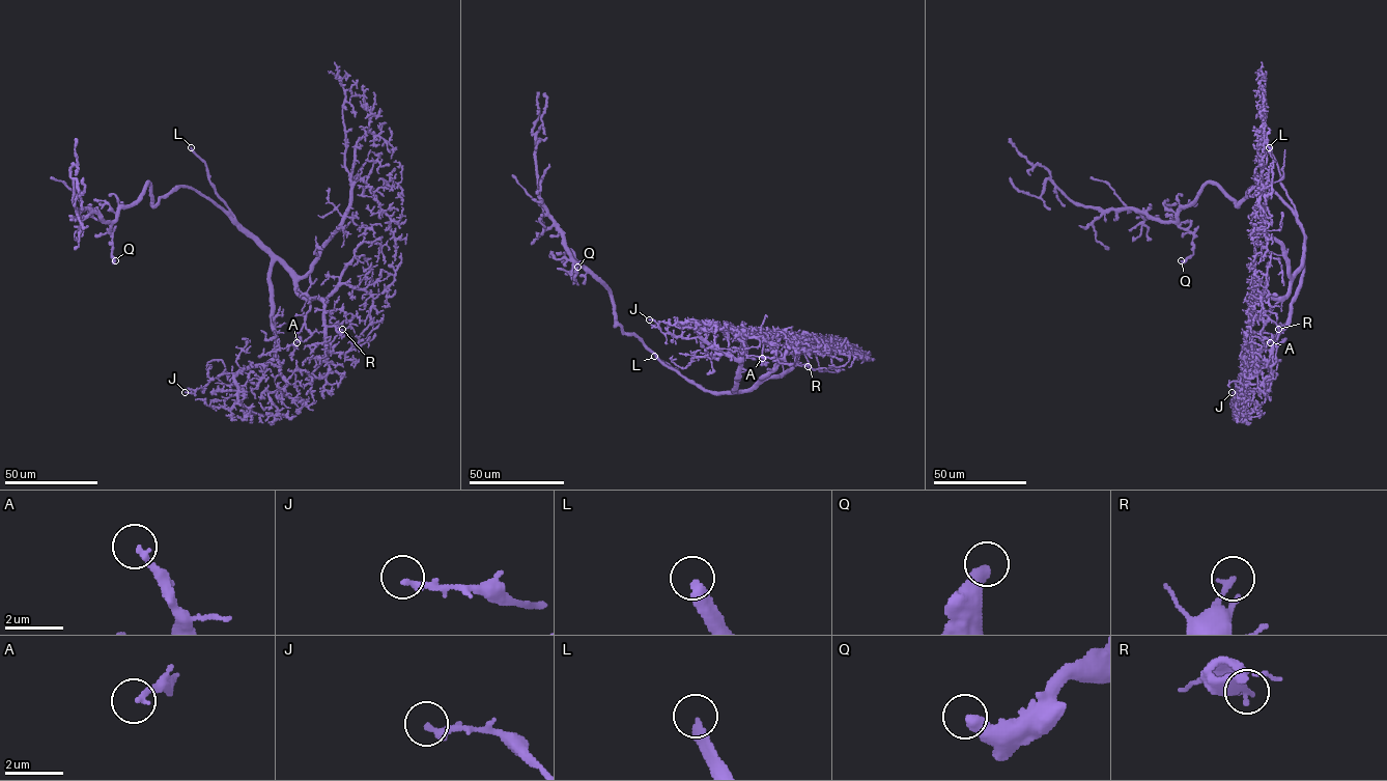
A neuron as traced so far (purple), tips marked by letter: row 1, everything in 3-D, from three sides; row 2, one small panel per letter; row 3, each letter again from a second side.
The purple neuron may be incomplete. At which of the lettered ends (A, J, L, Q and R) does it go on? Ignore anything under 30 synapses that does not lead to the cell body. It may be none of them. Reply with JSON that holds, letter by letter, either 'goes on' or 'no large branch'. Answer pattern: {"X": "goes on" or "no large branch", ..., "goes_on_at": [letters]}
{"A": "no large branch", "J": "no large branch", "L": "goes on", "Q": "no large branch", "R": "no large branch", "goes_on_at": ["L"]}

